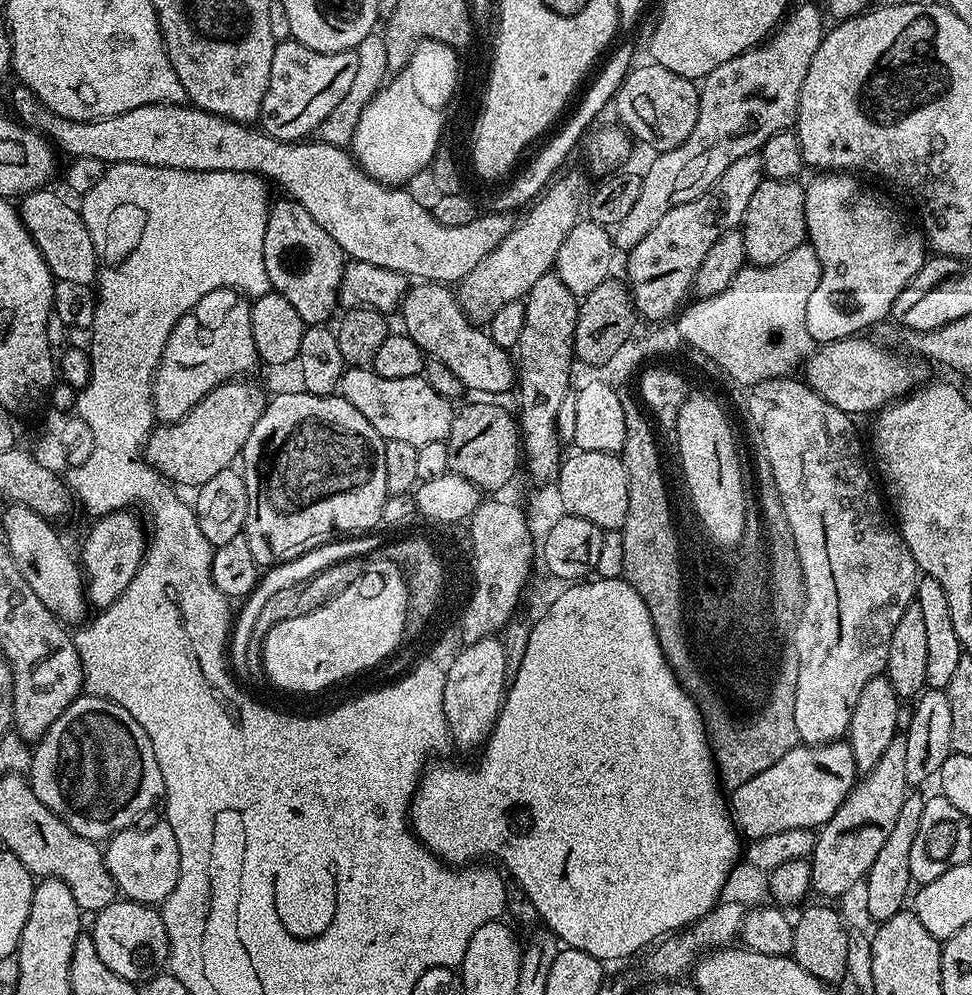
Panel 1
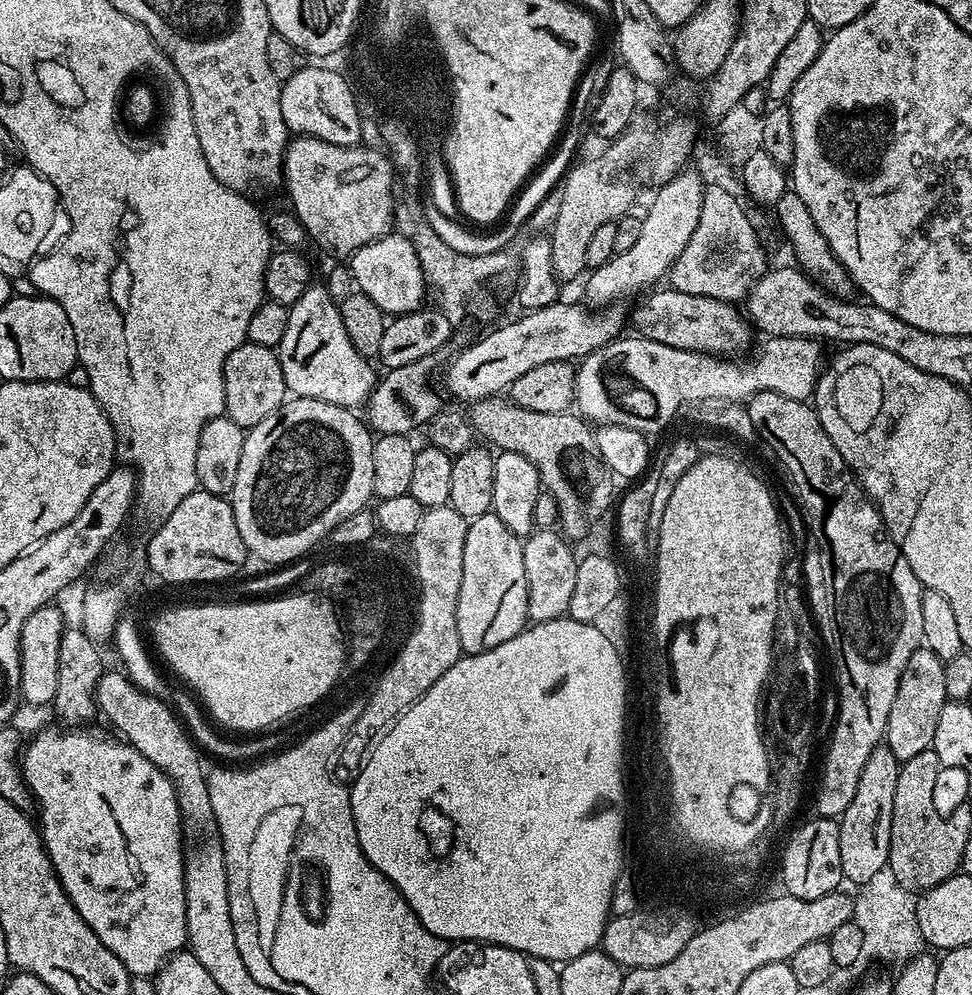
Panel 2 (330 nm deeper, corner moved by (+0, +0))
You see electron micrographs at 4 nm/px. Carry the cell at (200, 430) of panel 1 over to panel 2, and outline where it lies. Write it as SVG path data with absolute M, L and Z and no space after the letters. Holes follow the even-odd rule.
M247 342L238 346L238 350L230 354L230 358L226 358L224 389L226 415L234 422L238 422L238 426L245 430L258 426L262 418L270 418L270 414L274 414L274 410L278 410L289 395L286 382L282 378L279 355L266 346Z

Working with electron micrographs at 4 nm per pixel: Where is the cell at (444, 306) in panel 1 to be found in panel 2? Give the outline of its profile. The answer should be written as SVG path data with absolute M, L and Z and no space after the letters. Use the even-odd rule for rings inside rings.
M389 234L362 246L350 257L350 269L355 287L374 306L378 306L389 317L404 316L408 312L417 312L425 303L424 281L422 266L420 265L415 247L407 237L399 234Z

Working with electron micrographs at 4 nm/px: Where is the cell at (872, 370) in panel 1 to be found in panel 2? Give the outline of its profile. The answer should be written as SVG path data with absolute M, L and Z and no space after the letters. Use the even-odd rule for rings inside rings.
M671 286L649 291L644 298L645 300L630 312L630 324L631 327L632 324L636 327L633 329L637 336L662 342L662 346L674 346L674 350L707 352L710 356L725 358L739 357L753 347L753 325L741 309L740 312L736 309L739 307L735 303L709 296L686 294Z

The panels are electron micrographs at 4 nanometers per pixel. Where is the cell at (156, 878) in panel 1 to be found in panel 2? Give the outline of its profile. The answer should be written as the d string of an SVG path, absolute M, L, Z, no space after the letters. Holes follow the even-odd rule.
M76 726L71 730L60 728L44 728L32 741L27 741L20 760L20 770L24 783L32 791L35 803L40 804L40 820L38 819L38 831L44 842L44 849L48 852L50 862L54 866L56 876L60 879L61 886L66 890L70 902L78 910L78 914L98 934L102 946L113 952L126 966L128 975L133 978L139 976L155 977L156 973L164 967L171 956L176 955L188 943L186 934L186 894L184 893L184 853L186 841L184 839L184 826L176 797L176 788L165 772L158 770L150 758L146 758L140 751L123 739L107 740L104 736L91 736L84 732L83 727Z

